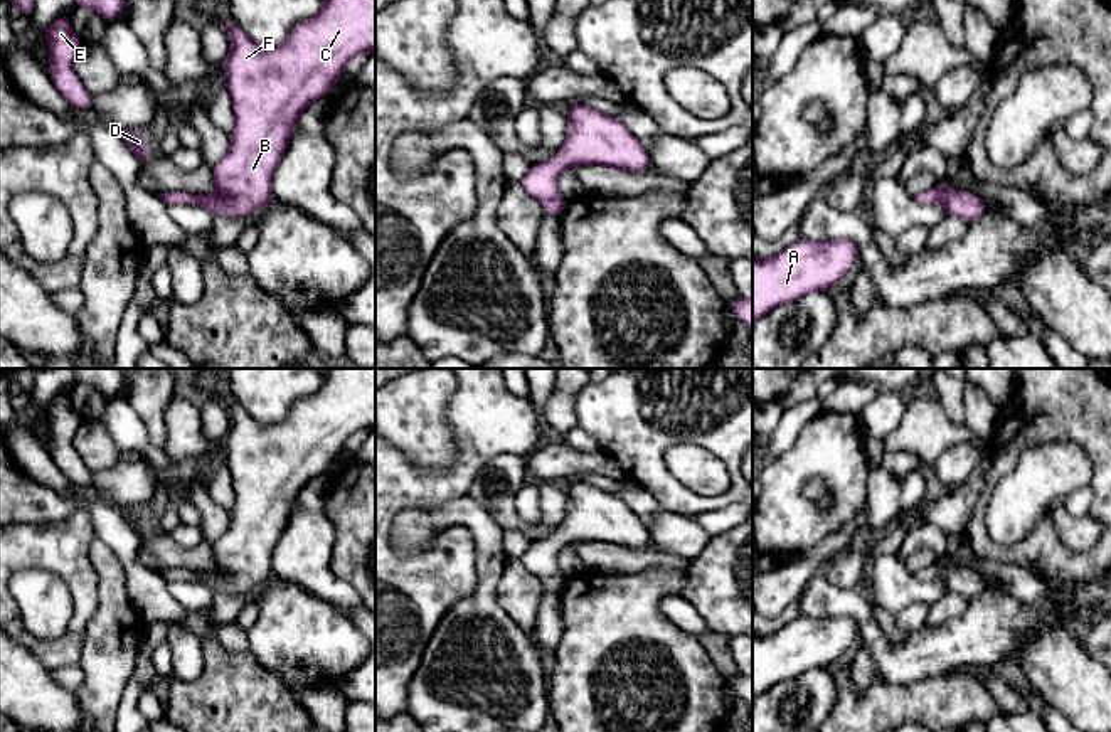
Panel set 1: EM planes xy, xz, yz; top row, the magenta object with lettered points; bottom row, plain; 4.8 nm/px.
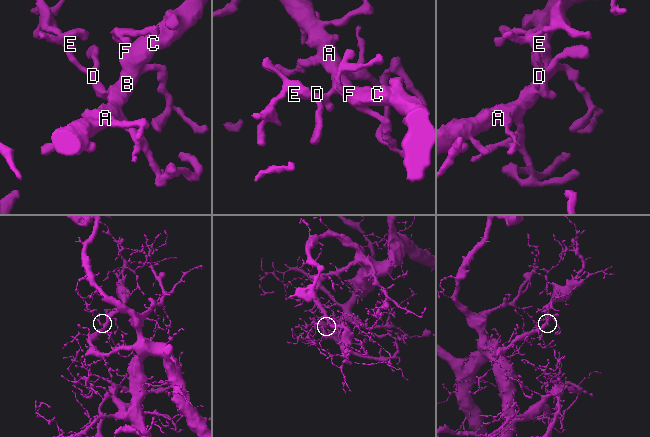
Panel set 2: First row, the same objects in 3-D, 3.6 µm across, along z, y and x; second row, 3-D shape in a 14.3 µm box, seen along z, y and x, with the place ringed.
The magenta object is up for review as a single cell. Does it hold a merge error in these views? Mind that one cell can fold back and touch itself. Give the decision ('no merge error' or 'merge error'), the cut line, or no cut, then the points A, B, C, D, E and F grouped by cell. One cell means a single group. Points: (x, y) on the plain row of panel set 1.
no merge error; cut none; groups A B C D E F

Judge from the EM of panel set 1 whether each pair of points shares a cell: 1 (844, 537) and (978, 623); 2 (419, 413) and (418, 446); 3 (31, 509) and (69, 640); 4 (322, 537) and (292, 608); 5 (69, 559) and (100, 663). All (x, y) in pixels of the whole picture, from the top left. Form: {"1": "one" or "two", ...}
{"1": "two", "2": "one", "3": "two", "4": "two", "5": "two"}

